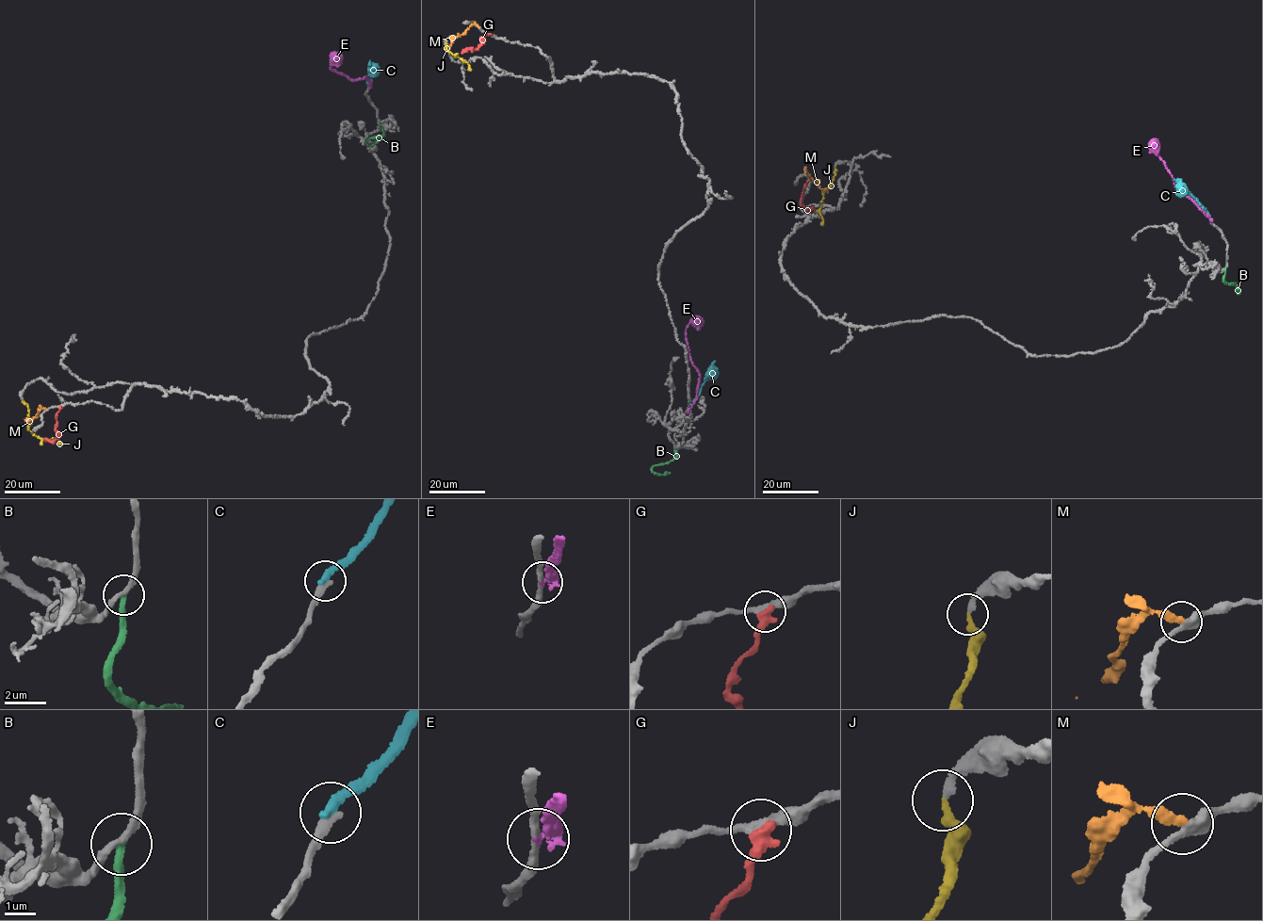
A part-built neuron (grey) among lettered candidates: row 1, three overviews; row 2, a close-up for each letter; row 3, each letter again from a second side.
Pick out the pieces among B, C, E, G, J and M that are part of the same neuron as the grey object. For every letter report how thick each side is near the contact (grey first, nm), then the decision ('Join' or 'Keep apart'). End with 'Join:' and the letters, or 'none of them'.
B: Thickness 260 nm (grey) against 280 nm. Keep apart
C: Thickness 300 nm (grey) against 320 nm. Keep apart
E: Thickness 260 nm (grey) against 220 nm. Keep apart
G: Thickness 320 nm (grey) against 460 nm. Keep apart
J: Thickness 240 nm (grey) against 280 nm. Join
M: Thickness 360 nm (grey) against 320 nm. Keep apart
Join: J

